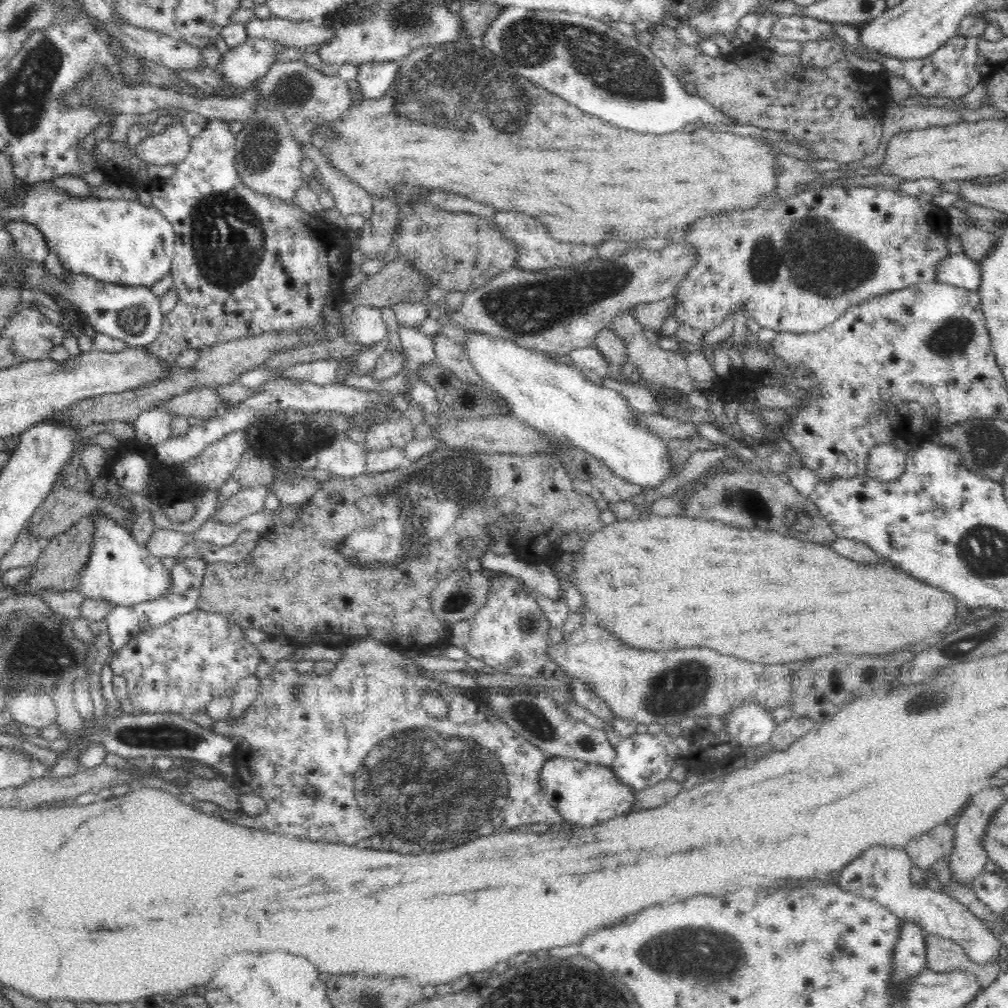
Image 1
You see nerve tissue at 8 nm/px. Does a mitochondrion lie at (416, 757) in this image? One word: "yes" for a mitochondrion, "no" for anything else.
yes

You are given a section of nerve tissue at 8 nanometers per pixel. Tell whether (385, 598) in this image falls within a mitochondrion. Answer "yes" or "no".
no

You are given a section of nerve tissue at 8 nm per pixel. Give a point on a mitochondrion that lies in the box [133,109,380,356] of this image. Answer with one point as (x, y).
(225, 236)

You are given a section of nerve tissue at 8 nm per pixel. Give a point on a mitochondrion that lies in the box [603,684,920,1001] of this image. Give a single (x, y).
(685, 953)

